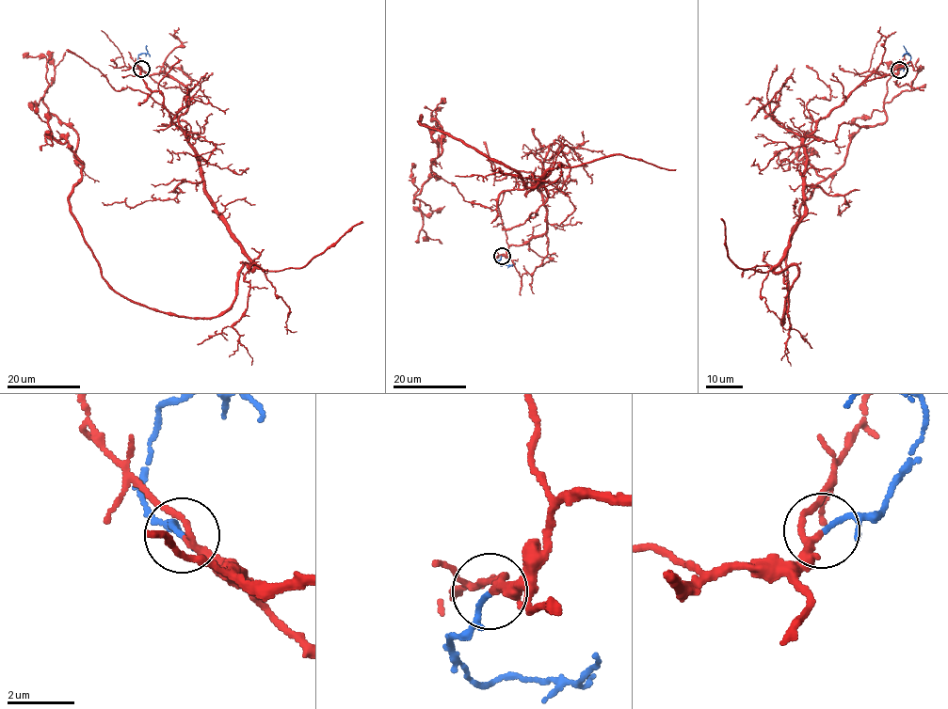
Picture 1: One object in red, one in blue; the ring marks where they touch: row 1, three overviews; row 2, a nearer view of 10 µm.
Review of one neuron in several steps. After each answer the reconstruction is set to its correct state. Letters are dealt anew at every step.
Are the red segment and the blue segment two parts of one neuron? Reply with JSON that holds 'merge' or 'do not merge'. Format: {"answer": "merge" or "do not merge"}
{"answer": "merge"}

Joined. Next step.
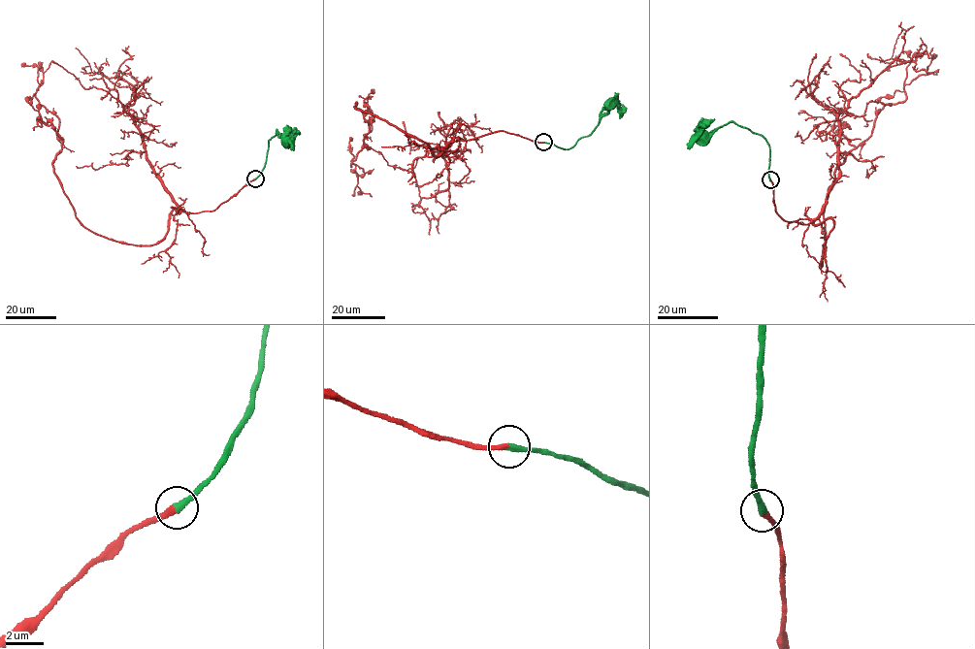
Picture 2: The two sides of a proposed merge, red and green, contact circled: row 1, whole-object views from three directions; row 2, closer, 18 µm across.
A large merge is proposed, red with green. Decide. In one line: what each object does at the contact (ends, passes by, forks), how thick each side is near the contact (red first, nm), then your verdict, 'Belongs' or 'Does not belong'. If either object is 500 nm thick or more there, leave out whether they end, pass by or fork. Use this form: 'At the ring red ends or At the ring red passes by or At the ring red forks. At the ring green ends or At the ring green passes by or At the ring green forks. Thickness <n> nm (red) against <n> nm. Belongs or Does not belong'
At the ring red ends. At the ring green ends. Thickness 320 nm (red) against 380 nm. Belongs

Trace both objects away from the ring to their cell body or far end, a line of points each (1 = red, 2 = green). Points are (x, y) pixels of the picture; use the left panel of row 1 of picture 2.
1: (254, 178), (212, 210), (174, 210), (154, 244), (97, 235), (54, 173), (59, 119), (35, 94), (50, 62)
2: (254, 178), (266, 161), (269, 140), (276, 136), (276, 130), (285, 139)

